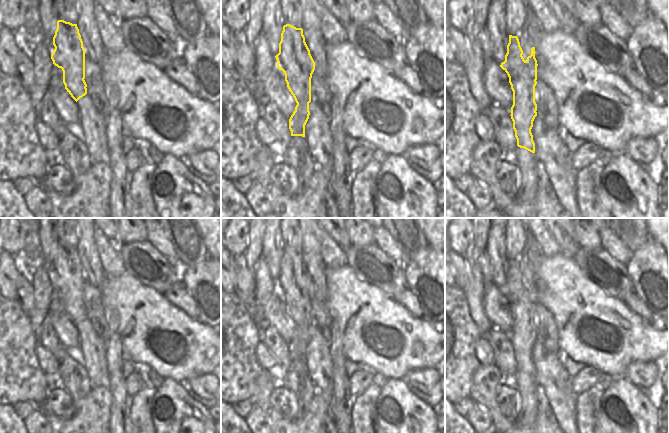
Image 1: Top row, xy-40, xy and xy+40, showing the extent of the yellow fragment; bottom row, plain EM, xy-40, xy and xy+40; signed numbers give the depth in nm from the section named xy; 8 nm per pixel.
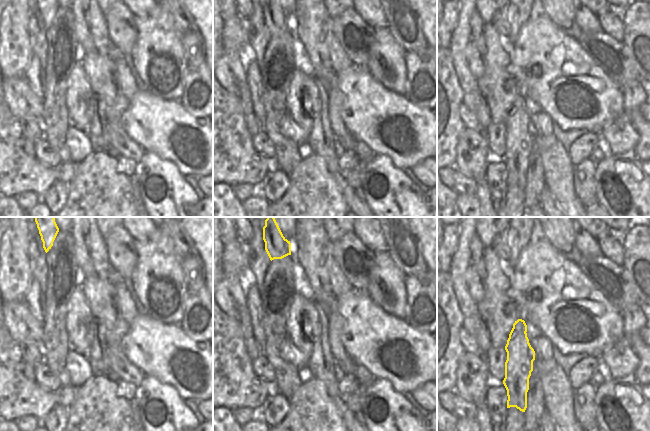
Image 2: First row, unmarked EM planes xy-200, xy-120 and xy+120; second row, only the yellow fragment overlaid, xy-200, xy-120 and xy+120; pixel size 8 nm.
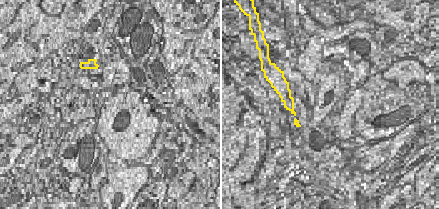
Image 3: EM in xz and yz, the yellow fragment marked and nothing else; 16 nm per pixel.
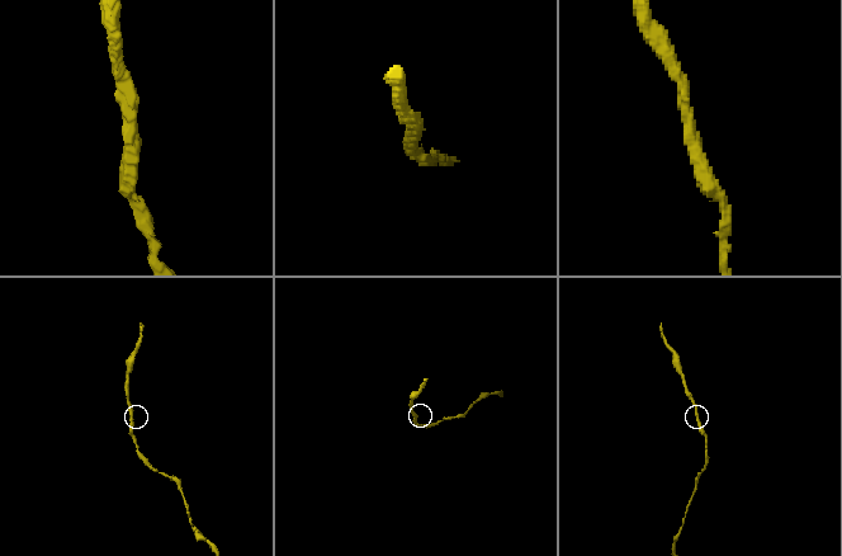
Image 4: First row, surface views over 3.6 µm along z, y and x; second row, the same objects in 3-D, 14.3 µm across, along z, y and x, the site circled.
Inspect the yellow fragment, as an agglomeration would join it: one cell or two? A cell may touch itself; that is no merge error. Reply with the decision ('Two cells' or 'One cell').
One cell

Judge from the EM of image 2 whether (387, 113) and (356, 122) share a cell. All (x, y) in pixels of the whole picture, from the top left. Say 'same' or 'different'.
same

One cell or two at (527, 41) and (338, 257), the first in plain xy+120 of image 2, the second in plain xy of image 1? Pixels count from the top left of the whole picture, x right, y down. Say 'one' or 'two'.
two

